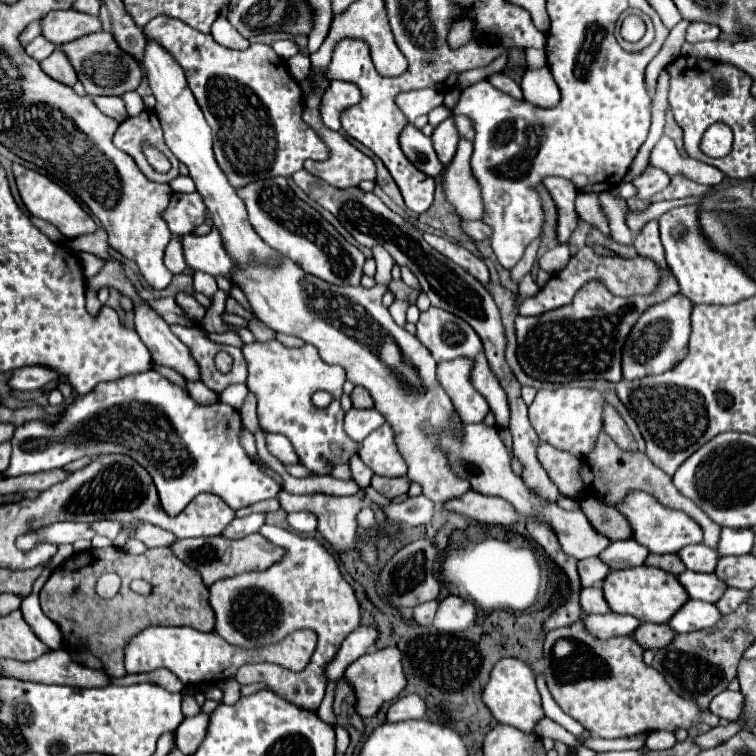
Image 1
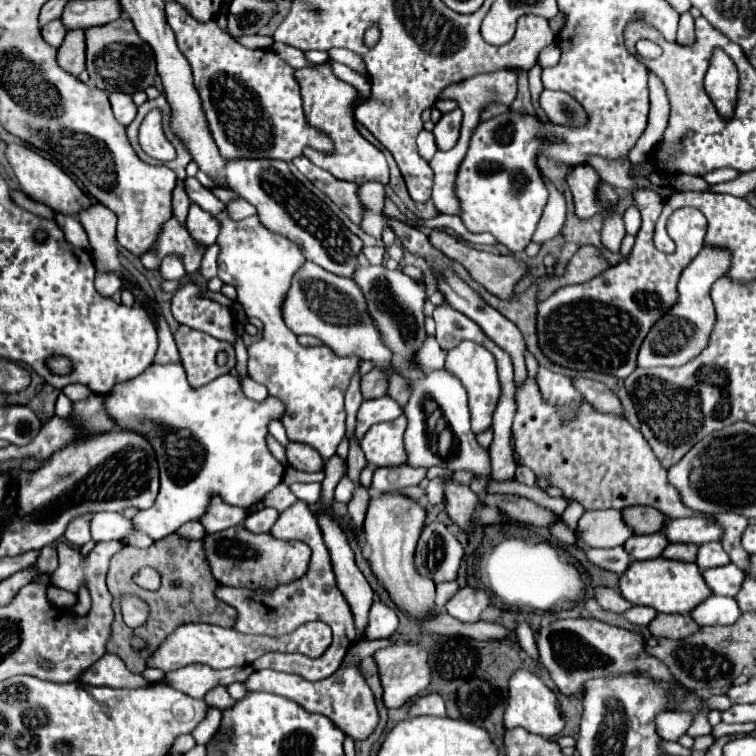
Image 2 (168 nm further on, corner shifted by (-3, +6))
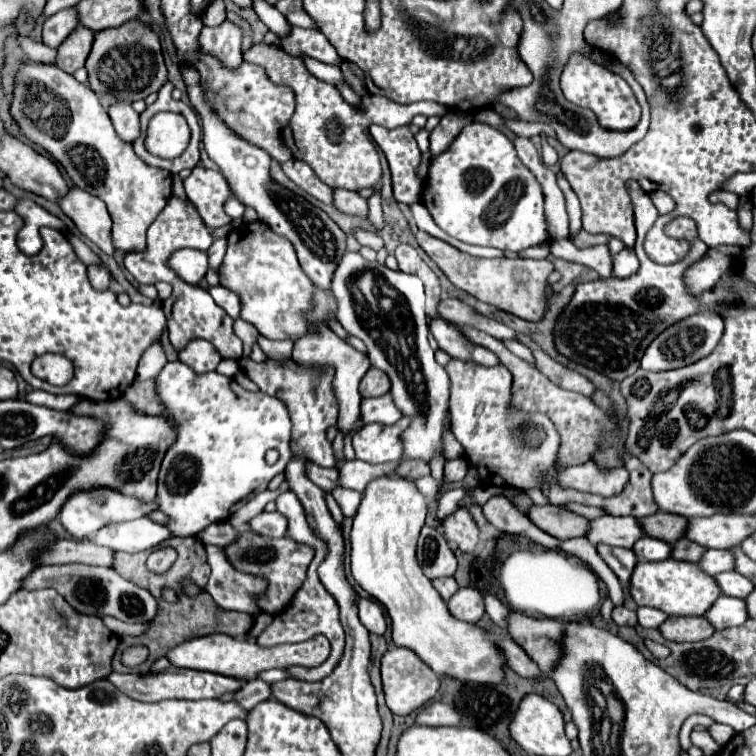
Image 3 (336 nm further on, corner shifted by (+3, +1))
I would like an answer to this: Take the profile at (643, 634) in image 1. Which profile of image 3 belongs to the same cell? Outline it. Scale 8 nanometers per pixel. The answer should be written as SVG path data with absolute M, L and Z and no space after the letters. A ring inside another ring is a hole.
M668 617L660 627L668 641L702 641L714 633L706 617Z

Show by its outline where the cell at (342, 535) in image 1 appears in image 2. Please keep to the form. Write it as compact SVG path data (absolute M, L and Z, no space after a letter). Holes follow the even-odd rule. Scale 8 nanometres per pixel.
M280 482L272 492L266 494L266 498L264 498L262 502L264 502L266 506L276 508L278 512L282 512L282 510L286 510L288 506L292 506L294 502L298 502L298 498L292 494L292 490L290 490L284 482Z

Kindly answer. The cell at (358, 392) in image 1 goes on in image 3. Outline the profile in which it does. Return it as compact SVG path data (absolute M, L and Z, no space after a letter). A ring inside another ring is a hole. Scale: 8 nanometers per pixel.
M370 367L360 383L360 395L362 397L380 397L390 391L390 379L384 371L378 371L376 367Z

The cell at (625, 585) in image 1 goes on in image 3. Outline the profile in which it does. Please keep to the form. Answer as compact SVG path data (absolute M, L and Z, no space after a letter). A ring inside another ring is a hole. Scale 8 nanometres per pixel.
M666 559L662 563L640 561L632 573L630 595L638 605L650 605L662 609L668 615L704 615L704 611L710 609L714 601L722 595L722 589L718 587L716 579L712 575L706 575L696 563Z

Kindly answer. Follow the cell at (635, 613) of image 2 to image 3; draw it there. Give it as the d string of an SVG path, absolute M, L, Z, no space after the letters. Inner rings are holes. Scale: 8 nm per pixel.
M638 607L638 623L642 627L660 627L662 621L666 621L668 615L660 609L652 609L652 607Z

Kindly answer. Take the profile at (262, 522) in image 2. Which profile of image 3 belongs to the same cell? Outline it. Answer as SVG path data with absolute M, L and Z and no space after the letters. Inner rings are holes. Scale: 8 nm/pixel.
M262 511L260 515L256 515L250 521L252 531L258 531L260 535L270 535L270 537L284 537L286 527L288 527L286 517L282 513L278 513L278 511L274 511L274 513Z

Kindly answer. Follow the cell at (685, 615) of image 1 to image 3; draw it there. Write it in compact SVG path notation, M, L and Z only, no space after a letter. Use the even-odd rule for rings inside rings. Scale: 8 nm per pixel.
M722 595L722 599L718 599L706 611L706 619L710 619L710 623L716 629L728 629L728 627L734 627L734 625L742 625L748 619L746 601Z

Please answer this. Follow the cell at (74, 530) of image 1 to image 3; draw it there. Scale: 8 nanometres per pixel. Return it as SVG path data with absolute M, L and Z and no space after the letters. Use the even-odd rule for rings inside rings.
M146 517L146 519L134 519L134 521L112 523L108 527L102 527L96 535L90 537L90 541L98 545L106 545L114 551L140 553L146 549L156 549L172 537L174 533L166 525L154 523L152 519Z

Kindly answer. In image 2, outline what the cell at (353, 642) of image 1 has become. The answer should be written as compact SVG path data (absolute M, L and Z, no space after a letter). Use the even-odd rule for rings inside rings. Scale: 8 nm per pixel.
M374 602L370 608L370 620L368 630L364 630L362 640L378 640L378 638L390 638L398 628L398 618L392 608L384 606L382 602Z

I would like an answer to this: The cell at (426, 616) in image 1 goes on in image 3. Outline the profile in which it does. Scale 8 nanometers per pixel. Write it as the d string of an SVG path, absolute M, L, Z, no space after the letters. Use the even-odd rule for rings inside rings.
M440 577L440 579L434 579L432 585L438 589L438 593L442 595L444 601L448 601L448 599L458 591L458 585L456 585L454 577Z

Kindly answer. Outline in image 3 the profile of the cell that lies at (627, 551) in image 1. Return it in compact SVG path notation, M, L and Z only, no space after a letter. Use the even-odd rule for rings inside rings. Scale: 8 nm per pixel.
M642 537L636 541L632 551L638 555L640 561L664 561L672 553L672 545L654 537Z

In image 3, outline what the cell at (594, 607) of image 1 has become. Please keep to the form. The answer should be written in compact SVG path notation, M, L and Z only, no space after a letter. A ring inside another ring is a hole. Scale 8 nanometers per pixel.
M614 607L612 619L614 619L618 625L626 625L626 627L636 627L636 625L638 625L636 611L630 611L630 609L626 609L626 607Z

